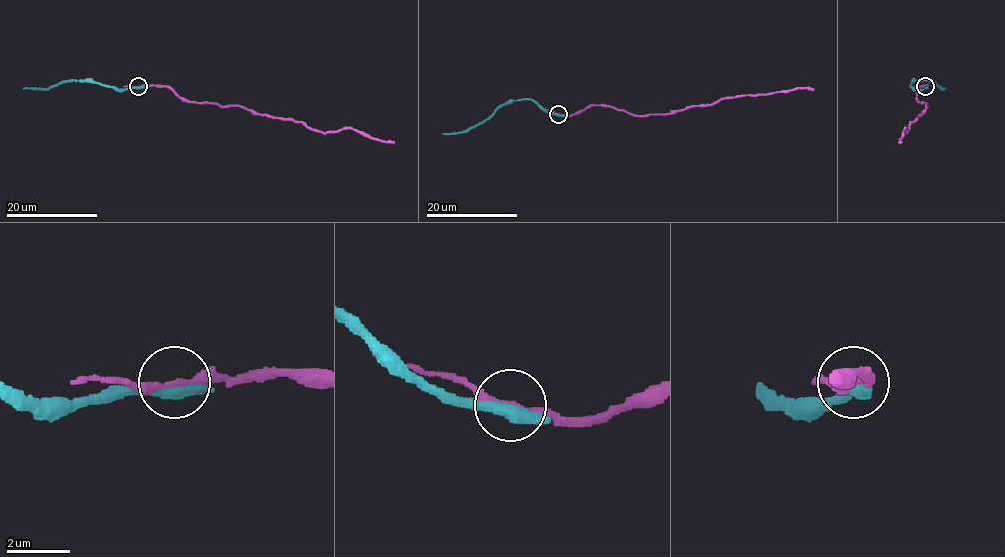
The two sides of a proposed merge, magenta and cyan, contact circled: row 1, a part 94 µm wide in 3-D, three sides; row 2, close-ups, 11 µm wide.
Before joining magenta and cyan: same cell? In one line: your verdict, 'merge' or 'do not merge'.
merge

